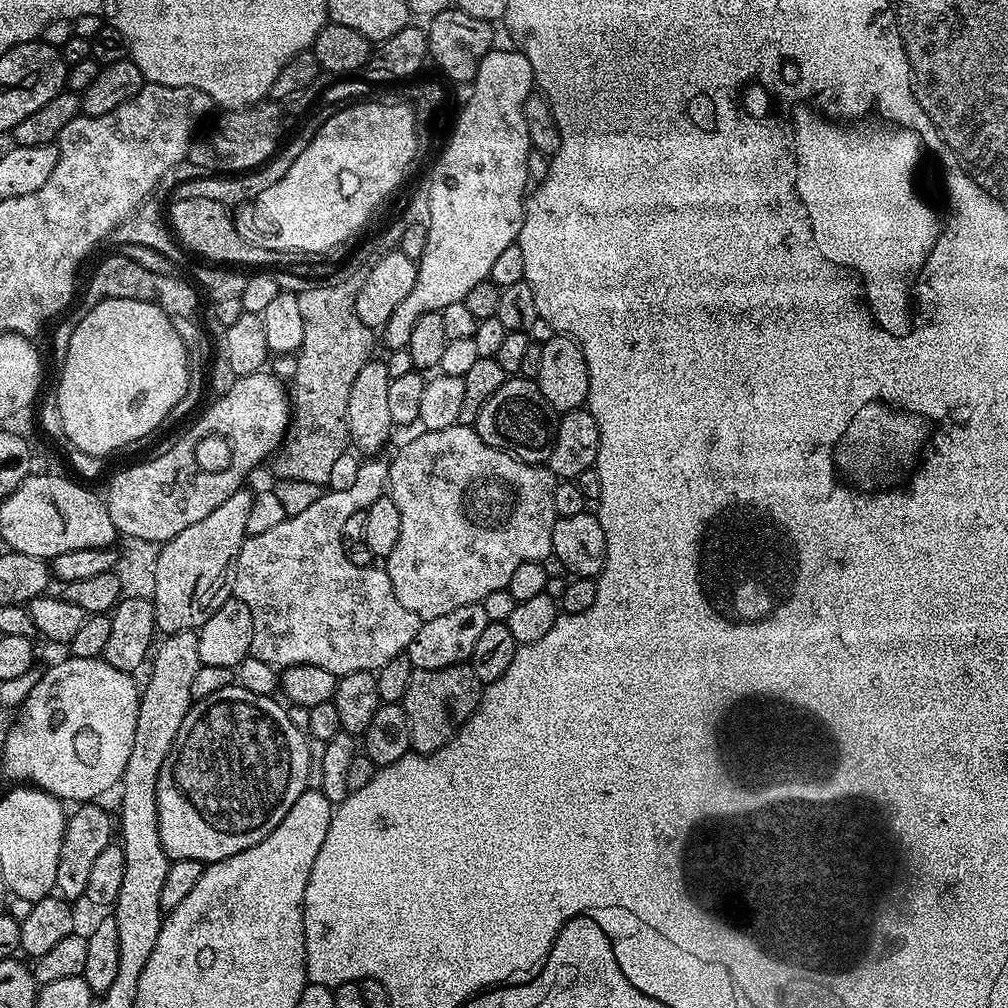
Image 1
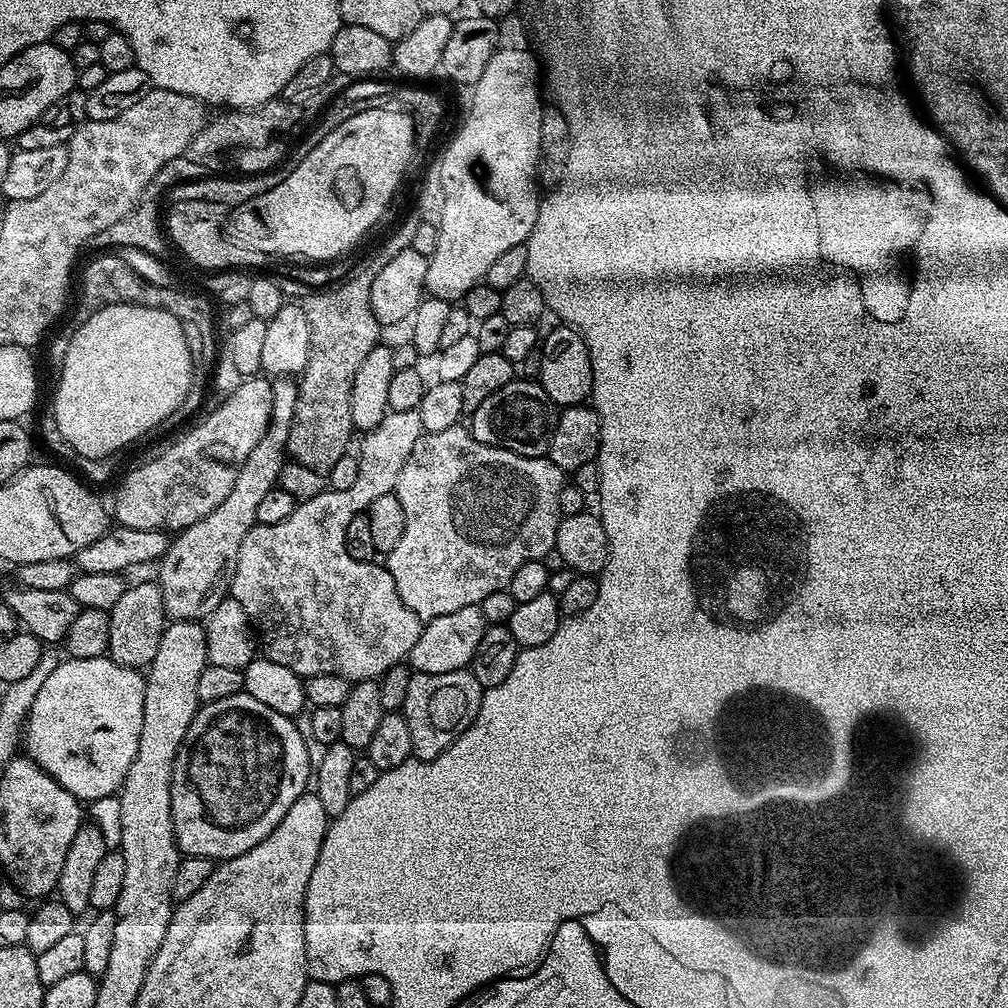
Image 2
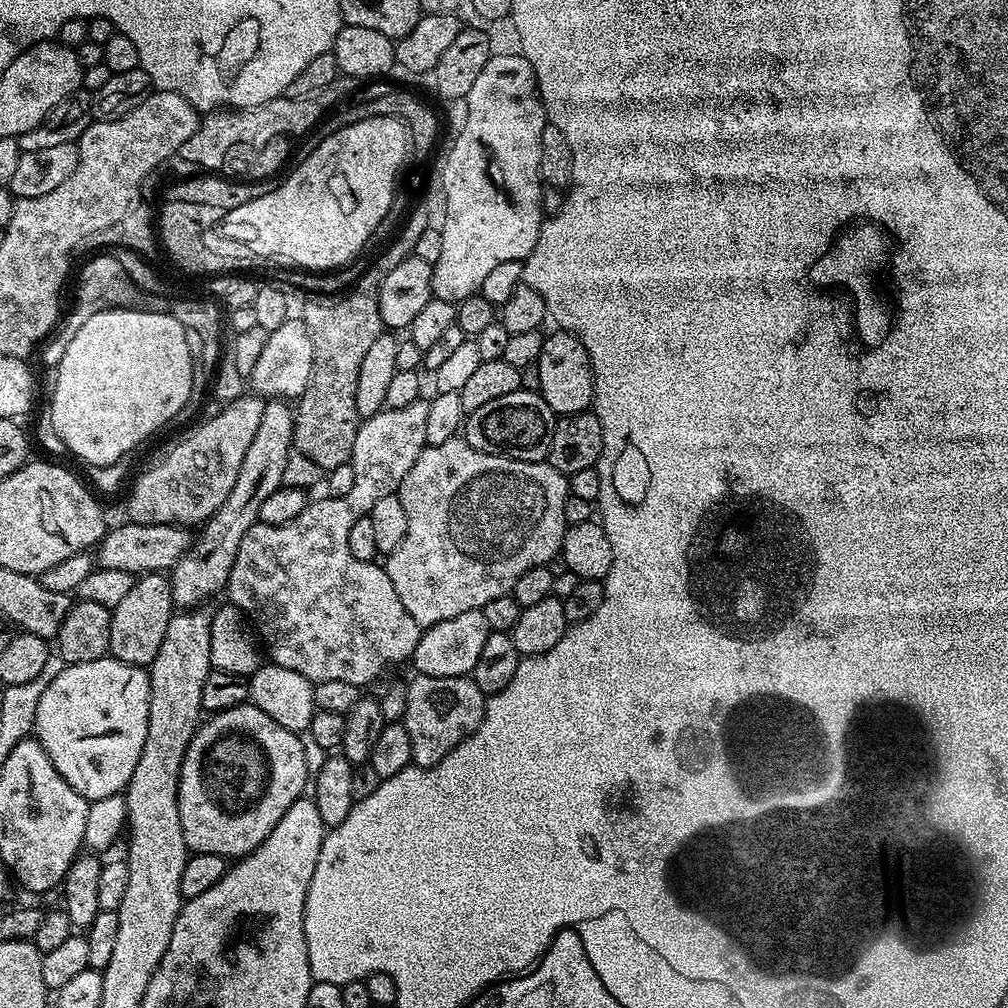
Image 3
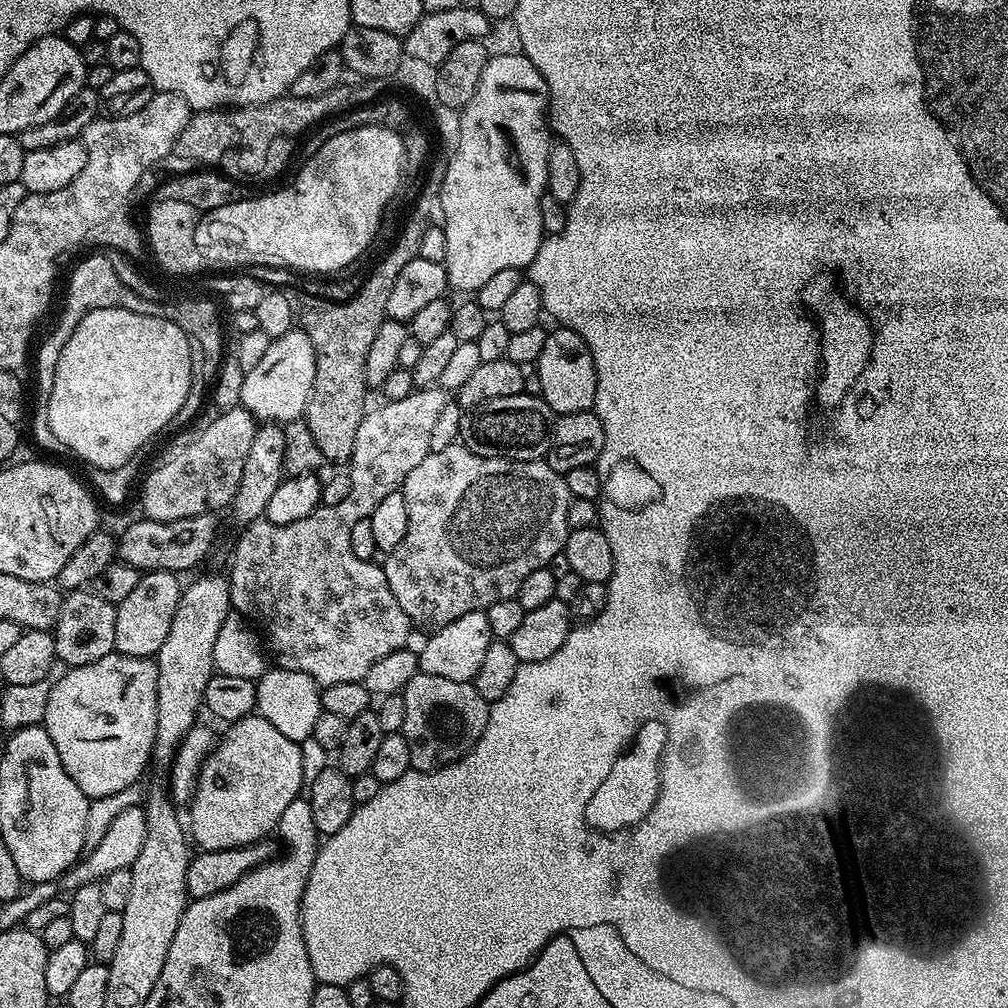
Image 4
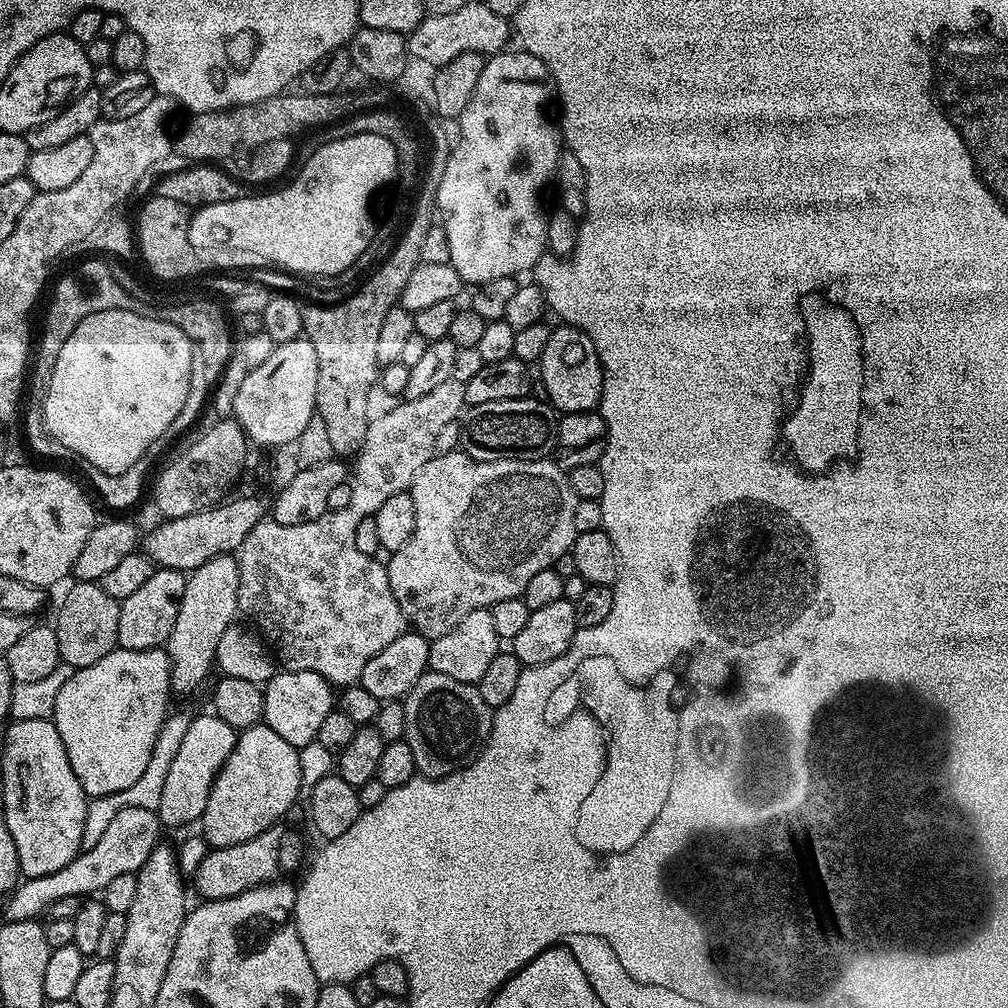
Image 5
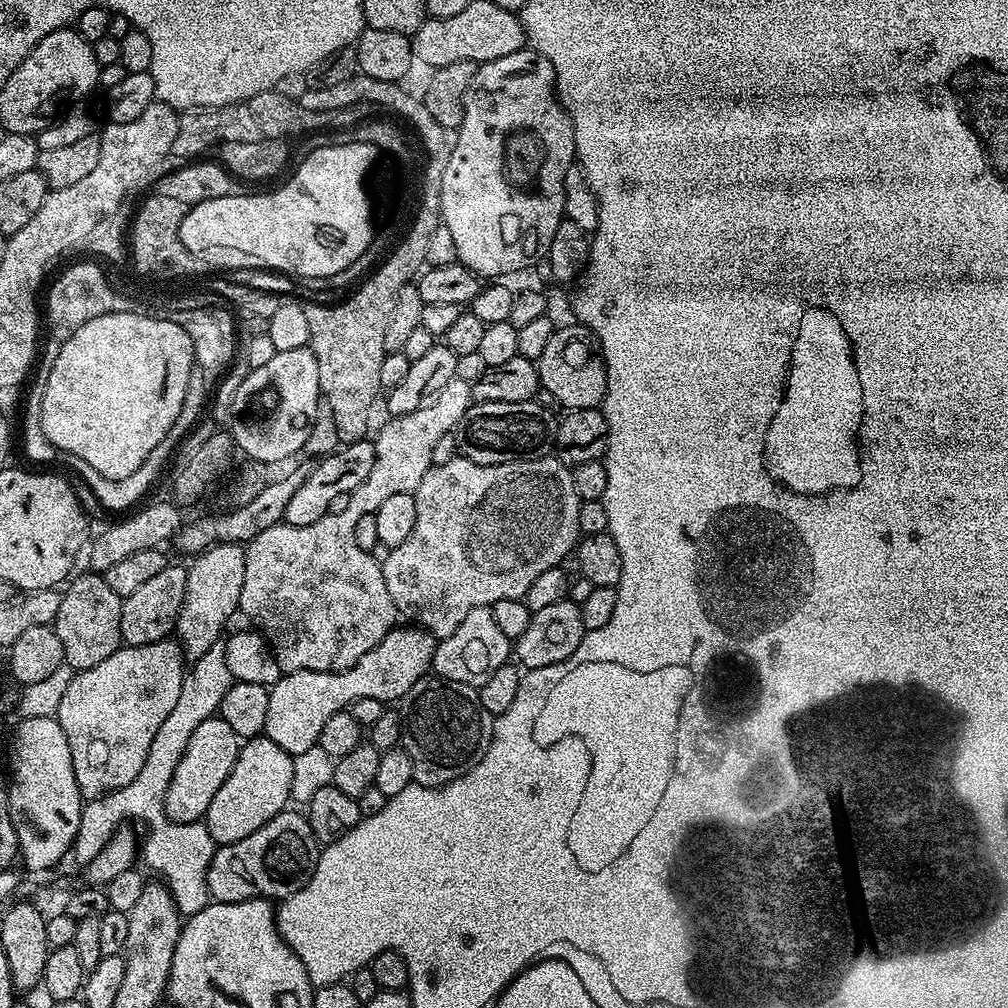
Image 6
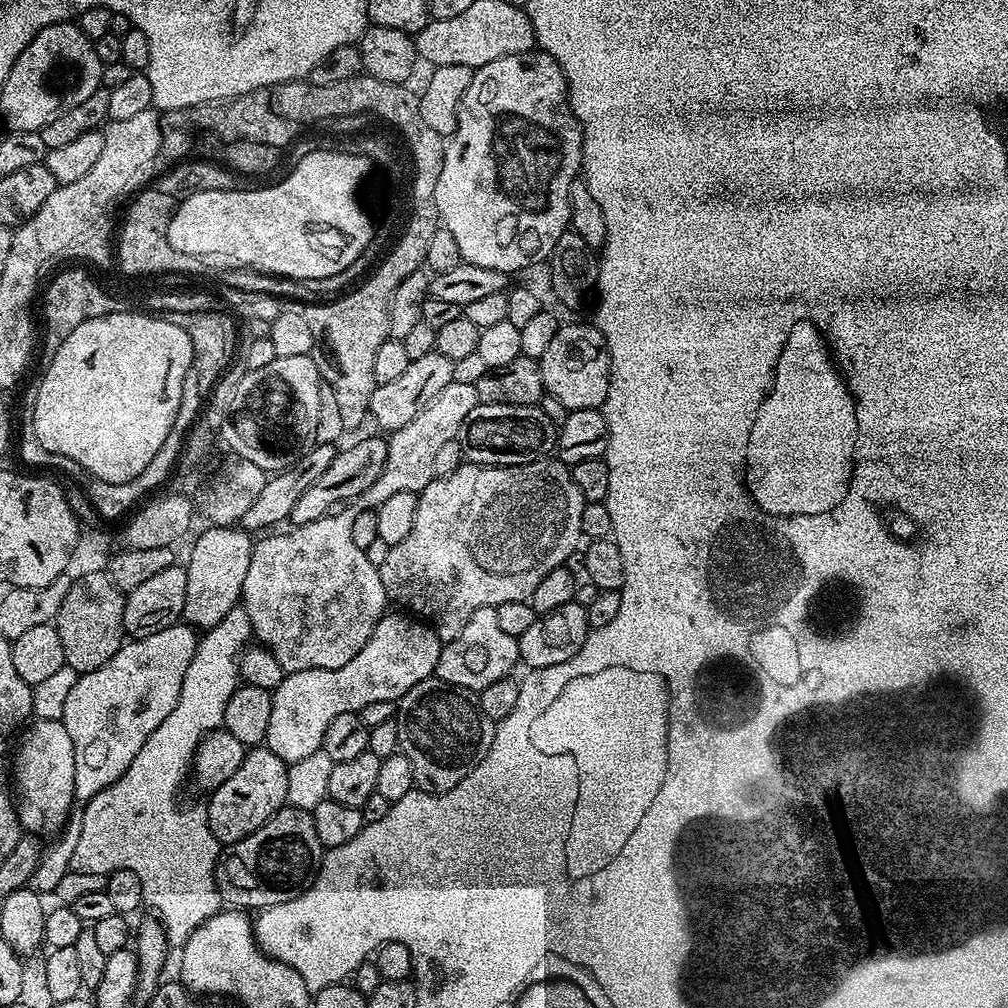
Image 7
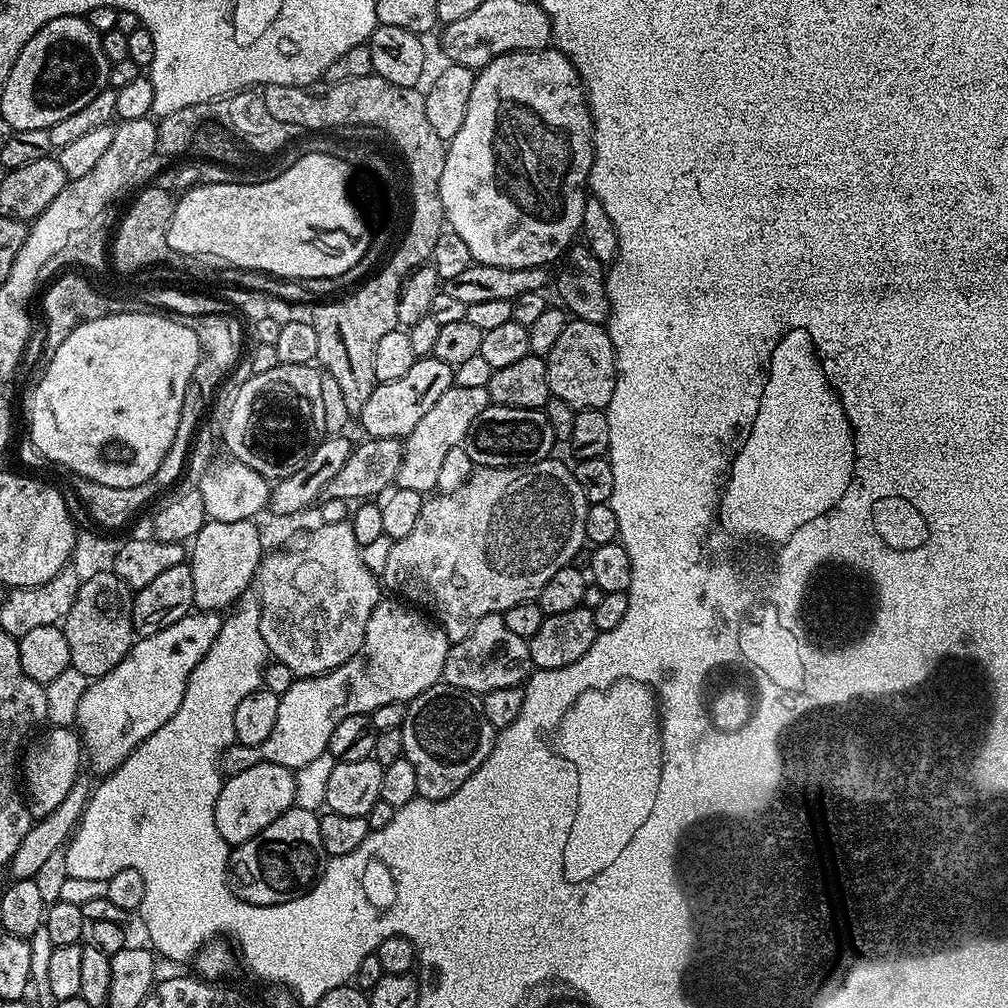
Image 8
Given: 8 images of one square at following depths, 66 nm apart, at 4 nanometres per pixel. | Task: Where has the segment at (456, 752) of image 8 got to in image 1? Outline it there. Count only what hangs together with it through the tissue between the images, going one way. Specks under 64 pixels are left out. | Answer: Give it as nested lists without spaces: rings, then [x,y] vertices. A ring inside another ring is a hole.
[[[471,667],[415,669],[402,701],[404,713],[410,722],[411,751],[427,754],[449,744],[457,730],[476,713],[481,695],[482,685]]]

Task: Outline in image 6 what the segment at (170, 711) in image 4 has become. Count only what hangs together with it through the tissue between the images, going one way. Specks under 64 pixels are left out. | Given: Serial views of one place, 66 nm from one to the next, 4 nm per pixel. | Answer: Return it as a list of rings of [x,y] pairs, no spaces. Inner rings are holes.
[[[215,544],[187,565],[186,594],[174,632],[189,661],[198,661],[202,654],[206,654],[206,650],[217,647],[225,635],[224,627],[227,626],[228,619],[234,614],[237,615],[242,594],[242,578],[246,578],[244,549],[243,544]]]

